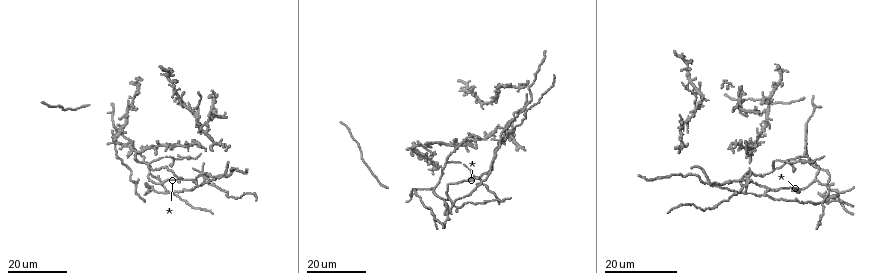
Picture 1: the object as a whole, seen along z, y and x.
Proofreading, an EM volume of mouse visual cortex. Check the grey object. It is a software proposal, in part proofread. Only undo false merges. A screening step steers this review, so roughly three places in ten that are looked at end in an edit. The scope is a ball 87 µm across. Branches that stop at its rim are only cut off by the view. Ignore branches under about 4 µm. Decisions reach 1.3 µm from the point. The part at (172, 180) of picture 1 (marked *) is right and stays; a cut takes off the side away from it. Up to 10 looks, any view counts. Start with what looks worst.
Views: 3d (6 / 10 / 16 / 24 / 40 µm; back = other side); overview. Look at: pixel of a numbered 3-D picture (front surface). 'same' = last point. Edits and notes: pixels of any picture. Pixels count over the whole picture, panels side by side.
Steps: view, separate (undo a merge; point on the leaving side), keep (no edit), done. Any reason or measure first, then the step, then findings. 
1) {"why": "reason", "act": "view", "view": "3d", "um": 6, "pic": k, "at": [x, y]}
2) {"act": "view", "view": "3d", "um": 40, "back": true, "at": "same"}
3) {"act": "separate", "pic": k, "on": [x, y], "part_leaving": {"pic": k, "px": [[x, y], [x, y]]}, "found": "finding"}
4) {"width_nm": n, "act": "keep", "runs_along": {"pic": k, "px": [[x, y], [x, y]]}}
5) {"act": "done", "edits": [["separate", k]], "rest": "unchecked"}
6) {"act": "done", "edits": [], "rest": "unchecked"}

{"why": "looks like a crossing", "act": "view", "view": "3d", "um": 24, "pic": 1, "at": [199, 125]}

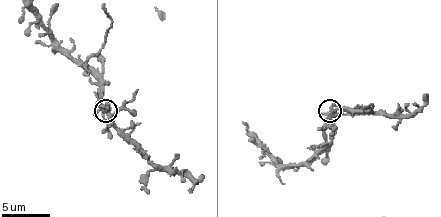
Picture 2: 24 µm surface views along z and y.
{"why": "zoom in", "act": "view", "view": "3d", "um": 6, "pic": 2, "at": [334, 113]}

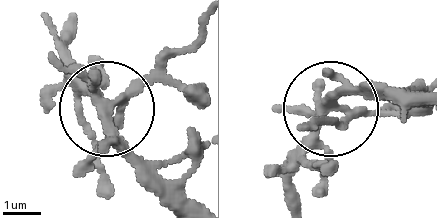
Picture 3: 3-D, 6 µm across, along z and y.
{"act": "separate", "pic": 3, "on": [174, 80], "part_leaving": {"pic": 3, "px": [[123, 98], [199, 25]]}, "found": "two cells meet here"}

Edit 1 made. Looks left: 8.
{"why": "redraw", "act": "view", "view": "overview"}

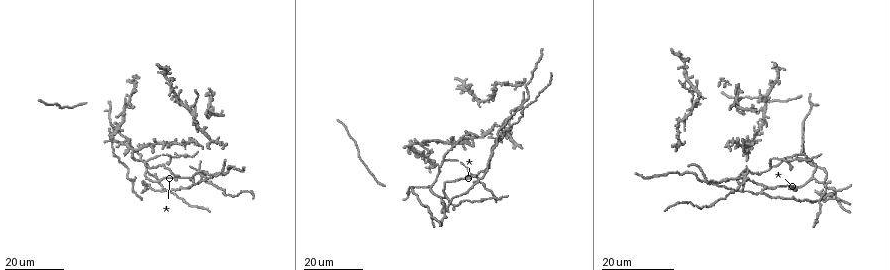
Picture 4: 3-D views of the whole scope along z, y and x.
{"why": "four or more arms meet", "act": "view", "view": "3d", "um": 16, "pic": 4, "at": [736, 140]}

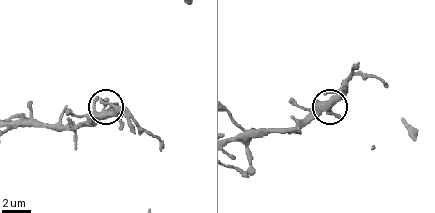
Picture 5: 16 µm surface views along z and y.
{"why": "zoom in", "act": "view", "view": "3d", "um": 6, "pic": 5, "at": [331, 106]}

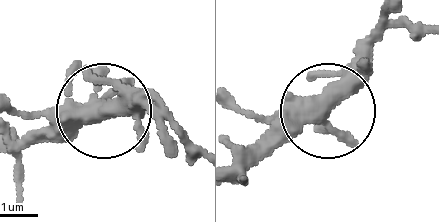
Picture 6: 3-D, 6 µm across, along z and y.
{"arms": 5, "act": "keep", "found": "one cell here"}

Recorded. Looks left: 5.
{"why": "a fork", "act": "view", "view": "3d", "um": 16, "pic": 4, "at": [134, 181]}

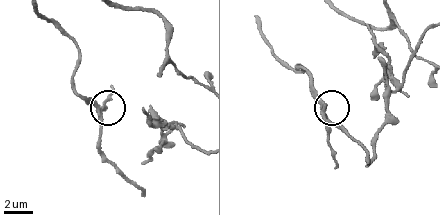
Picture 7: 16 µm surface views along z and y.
{"act": "view", "view": "3d", "um": 10, "pic": 7, "at": [99, 111]}

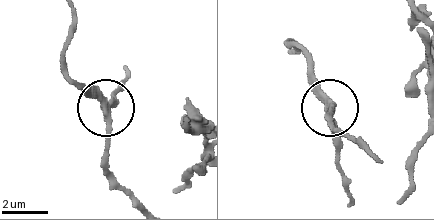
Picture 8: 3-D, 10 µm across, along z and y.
{"arms": 3, "act": "keep", "found": "continuous, no second cell"}

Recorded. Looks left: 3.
{"why": "three arms meet", "act": "view", "view": "3d", "um": 16, "pic": 4, "at": [805, 128]}

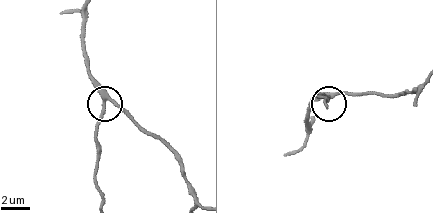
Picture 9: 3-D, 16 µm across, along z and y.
{"why": "closer look", "act": "view", "view": "3d", "um": 6, "pic": 9, "at": [104, 100]}

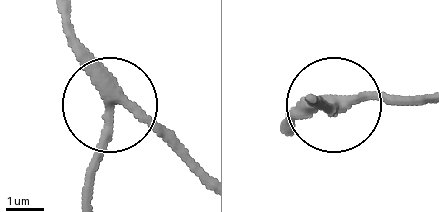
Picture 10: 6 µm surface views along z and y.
{"width_nm": 290, "act": "keep", "found": "all the same cell"}

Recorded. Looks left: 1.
{"act": "done", "edits": [["separate", 3]], "rest": "unchecked"}

